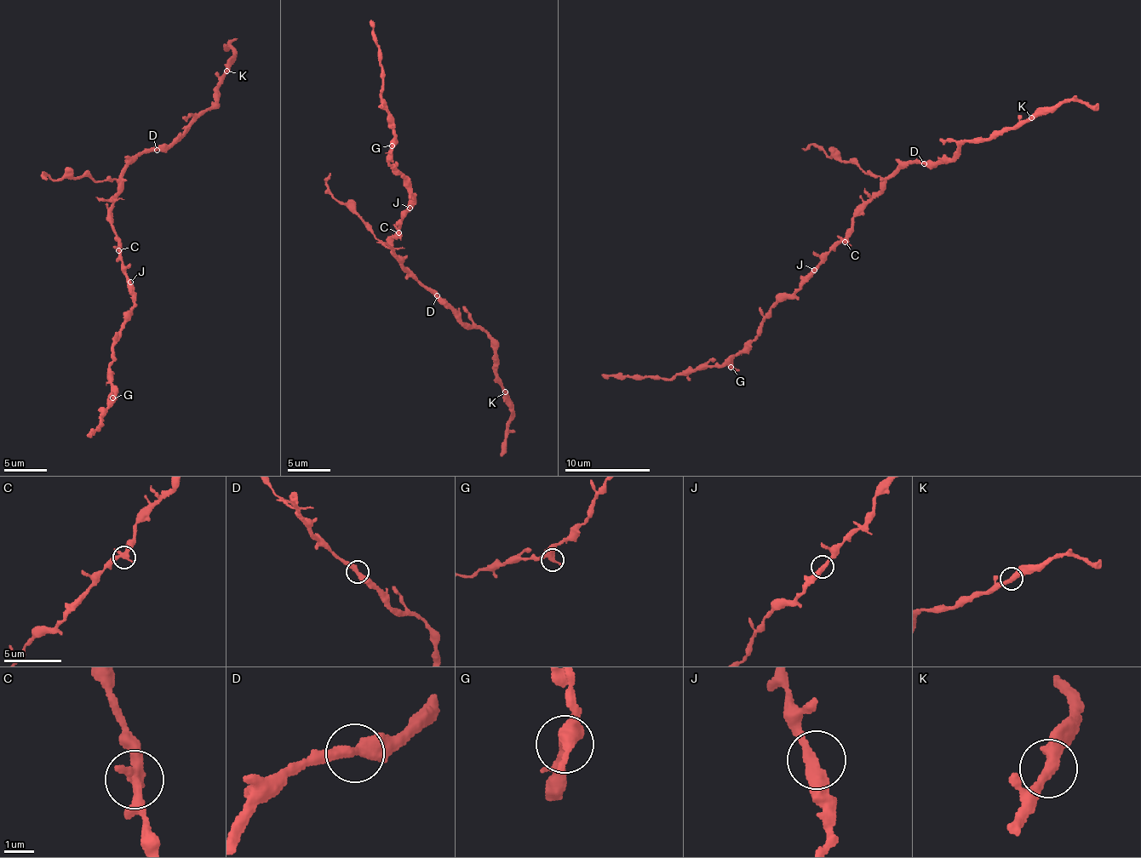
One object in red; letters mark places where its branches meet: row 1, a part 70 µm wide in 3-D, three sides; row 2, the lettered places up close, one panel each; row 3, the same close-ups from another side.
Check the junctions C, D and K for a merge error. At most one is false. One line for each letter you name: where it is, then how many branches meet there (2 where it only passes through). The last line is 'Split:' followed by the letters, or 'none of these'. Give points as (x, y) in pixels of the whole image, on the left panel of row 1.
Split: none of these

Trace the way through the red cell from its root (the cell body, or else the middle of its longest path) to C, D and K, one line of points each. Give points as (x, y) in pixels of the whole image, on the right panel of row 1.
C: (852, 218), (852, 229), (844, 242)
D: (852, 218), (880, 187), (903, 167), (912, 163), (924, 163)
K: (852, 218), (903, 167), (912, 163), (937, 166), (945, 163), (966, 141), (993, 139), (1031, 117)

